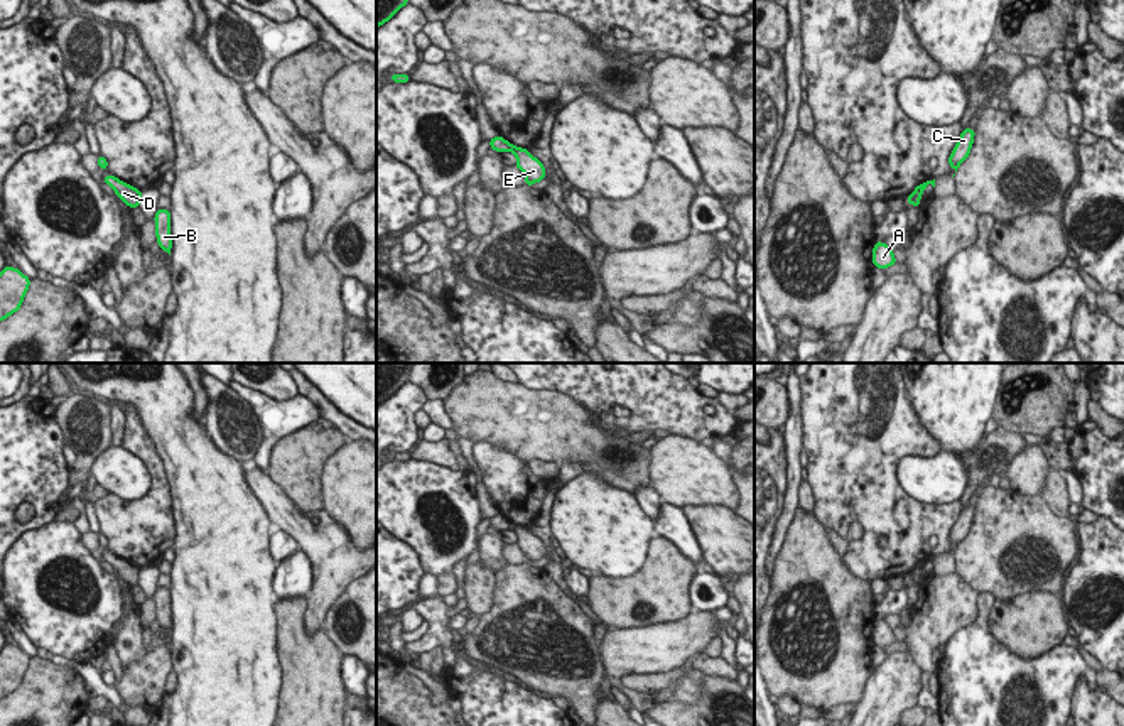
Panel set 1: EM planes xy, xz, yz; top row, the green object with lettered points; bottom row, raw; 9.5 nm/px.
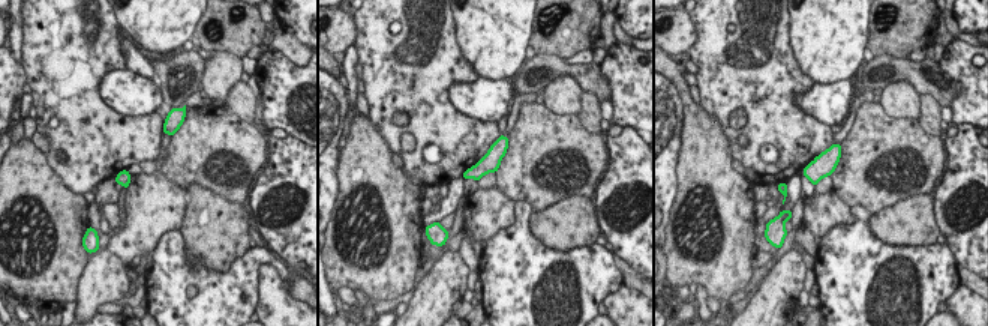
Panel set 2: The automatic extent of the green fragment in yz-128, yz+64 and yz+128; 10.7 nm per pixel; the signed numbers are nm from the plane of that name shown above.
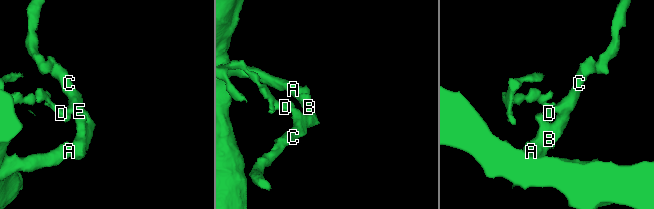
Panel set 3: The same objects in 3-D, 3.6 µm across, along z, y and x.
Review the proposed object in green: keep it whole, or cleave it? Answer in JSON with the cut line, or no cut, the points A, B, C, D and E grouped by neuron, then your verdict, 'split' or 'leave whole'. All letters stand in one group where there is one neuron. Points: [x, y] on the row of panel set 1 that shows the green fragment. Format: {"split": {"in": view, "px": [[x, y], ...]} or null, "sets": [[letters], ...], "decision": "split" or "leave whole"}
{"split": {"in": "xz", "px": [[515, 147], [512, 151]]}, "sets": [["A", "B", "C", "E"], ["D"]], "decision": "split"}

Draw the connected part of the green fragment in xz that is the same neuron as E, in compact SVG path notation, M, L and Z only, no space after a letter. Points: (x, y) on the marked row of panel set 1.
M515 147L516 167L525 174L525 186L540 182L545 179L545 167L538 159L535 159L527 149Z

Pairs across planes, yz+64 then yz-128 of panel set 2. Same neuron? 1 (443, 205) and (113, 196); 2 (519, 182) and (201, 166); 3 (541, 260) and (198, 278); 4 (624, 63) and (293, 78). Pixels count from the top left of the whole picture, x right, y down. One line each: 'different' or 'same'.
1: different
2: same
3: same
4: same

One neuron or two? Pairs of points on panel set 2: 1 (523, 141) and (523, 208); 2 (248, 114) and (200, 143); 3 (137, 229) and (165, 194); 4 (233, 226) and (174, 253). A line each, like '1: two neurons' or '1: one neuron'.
1: two neurons
2: two neurons
3: one neuron
4: two neurons

